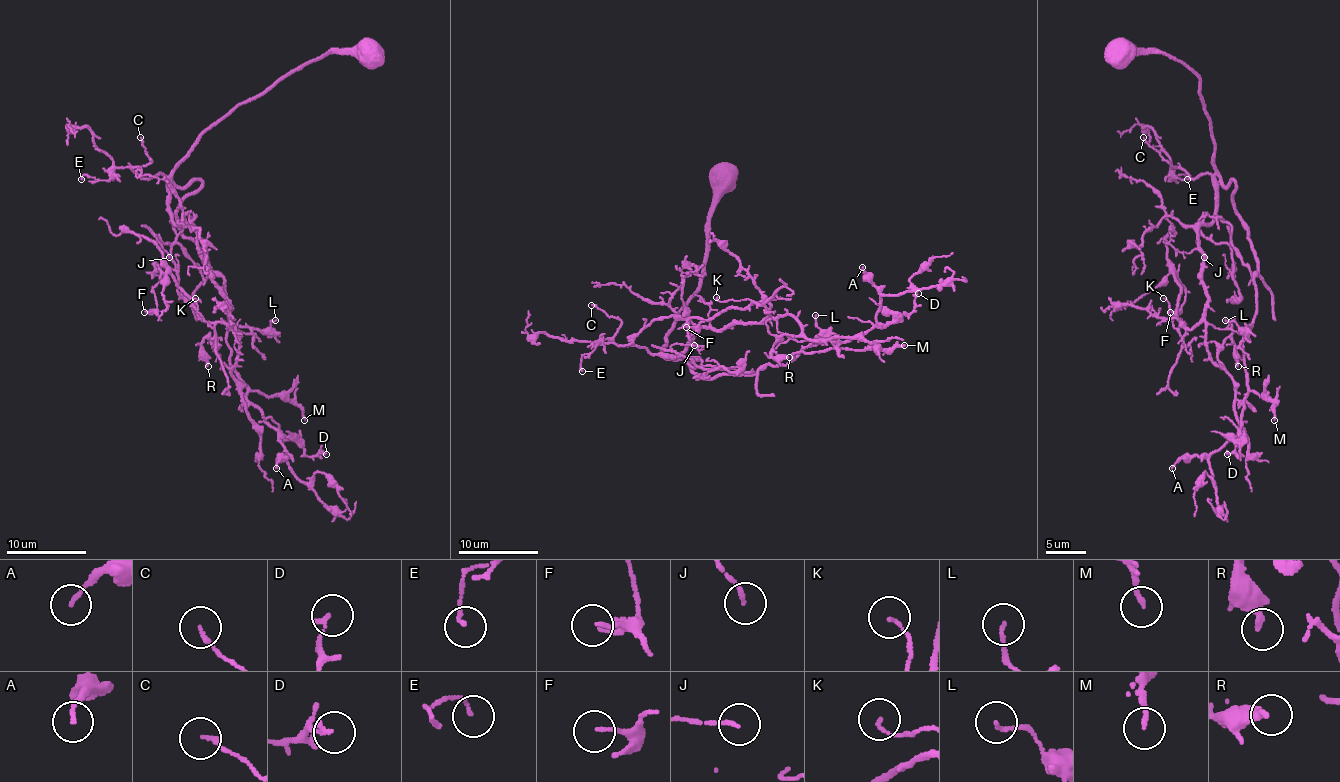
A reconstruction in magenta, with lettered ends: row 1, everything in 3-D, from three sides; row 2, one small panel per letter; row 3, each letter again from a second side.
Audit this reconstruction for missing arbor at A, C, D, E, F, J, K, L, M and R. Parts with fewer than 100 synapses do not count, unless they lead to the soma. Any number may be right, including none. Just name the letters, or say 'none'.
none

